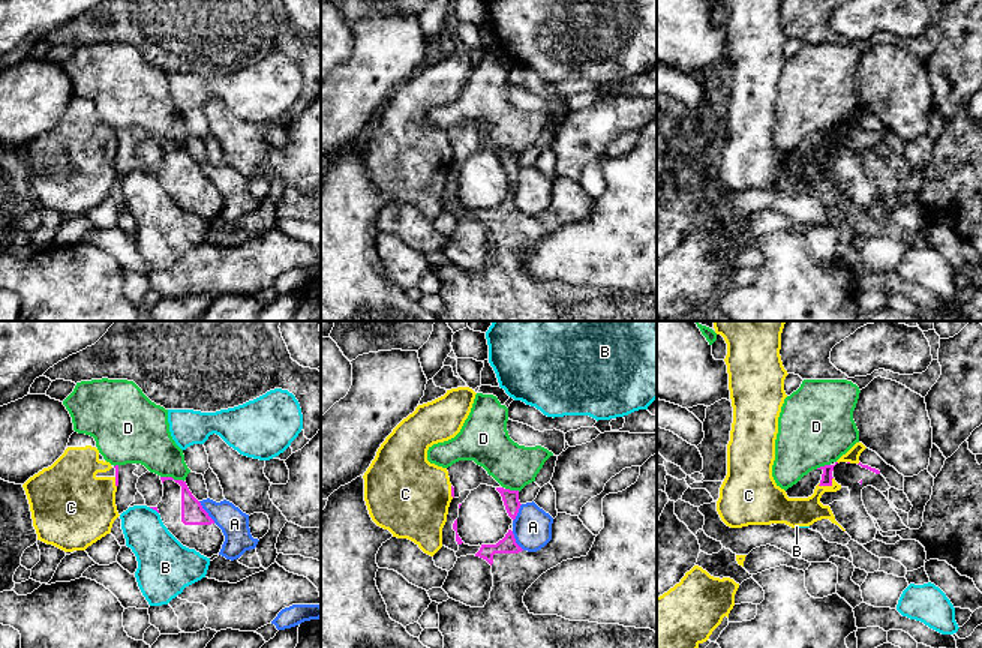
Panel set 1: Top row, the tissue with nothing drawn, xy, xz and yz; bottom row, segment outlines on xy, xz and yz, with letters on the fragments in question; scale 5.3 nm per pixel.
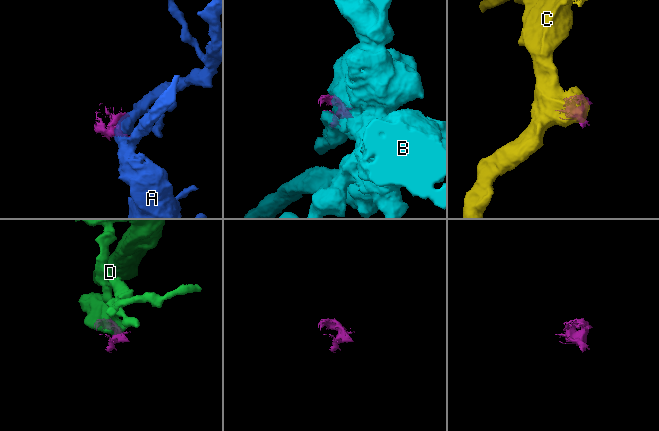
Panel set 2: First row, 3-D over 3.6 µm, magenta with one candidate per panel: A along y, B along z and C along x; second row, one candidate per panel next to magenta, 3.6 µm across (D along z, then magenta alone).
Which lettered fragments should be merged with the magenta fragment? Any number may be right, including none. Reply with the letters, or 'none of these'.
none of these

